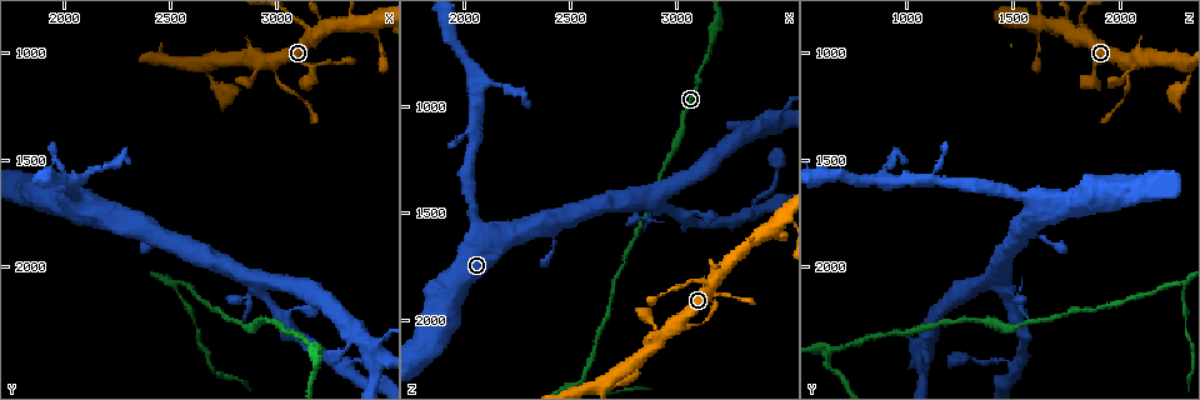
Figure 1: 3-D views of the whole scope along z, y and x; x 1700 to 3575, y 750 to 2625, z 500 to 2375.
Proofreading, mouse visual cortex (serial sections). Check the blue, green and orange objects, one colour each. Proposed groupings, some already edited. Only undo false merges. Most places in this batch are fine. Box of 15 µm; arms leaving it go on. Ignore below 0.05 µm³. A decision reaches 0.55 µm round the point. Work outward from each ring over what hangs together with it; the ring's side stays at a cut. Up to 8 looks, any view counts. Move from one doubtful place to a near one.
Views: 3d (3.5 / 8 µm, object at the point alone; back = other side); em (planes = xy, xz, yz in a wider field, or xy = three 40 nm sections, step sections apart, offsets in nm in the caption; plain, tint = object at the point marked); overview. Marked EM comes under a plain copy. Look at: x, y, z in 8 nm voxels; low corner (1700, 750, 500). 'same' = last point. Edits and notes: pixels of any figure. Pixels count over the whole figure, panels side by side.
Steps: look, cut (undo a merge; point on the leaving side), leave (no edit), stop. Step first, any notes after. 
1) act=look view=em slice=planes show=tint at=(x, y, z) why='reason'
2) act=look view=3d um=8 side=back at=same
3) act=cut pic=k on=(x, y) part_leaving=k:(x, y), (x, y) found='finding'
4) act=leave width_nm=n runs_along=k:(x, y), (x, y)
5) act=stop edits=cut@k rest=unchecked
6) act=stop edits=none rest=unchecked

act=look view=3d um=3.5 at=(2850, 2150, 1530) why='narrows sharply'

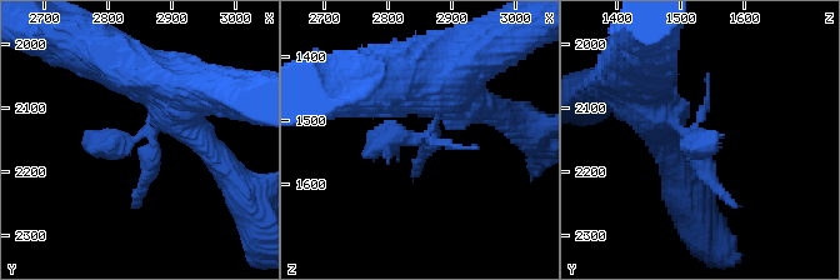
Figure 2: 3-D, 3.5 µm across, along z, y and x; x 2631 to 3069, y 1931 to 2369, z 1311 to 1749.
act=look view=em slice=xy step=1 show=tint at=(2855, 2140, 1520)

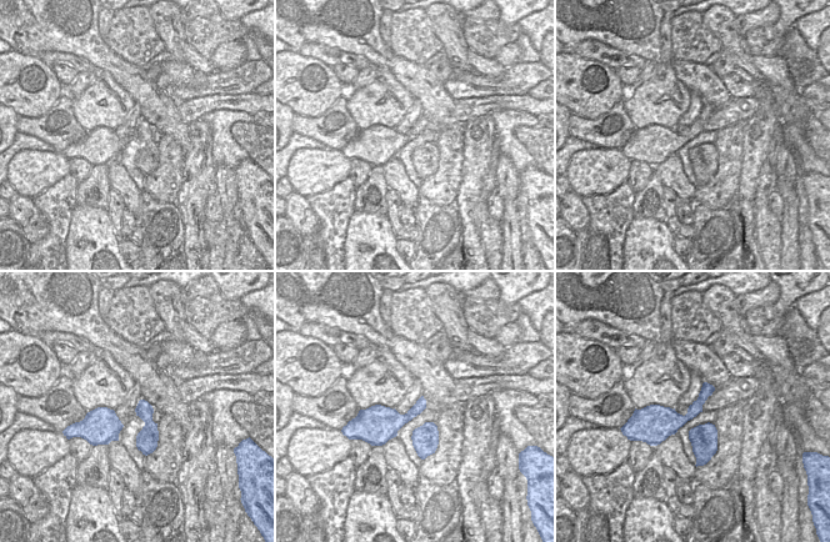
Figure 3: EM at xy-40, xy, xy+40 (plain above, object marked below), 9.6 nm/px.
act=cut pic=2 on=(704, 159) part_leaving=2:(681, 133), (695, 144), (718, 136) found='two cells meet here'

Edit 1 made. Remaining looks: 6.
act=look view=3d um=3.5 side=back at=(2540, 2070, 2290) why='abrupt turn'

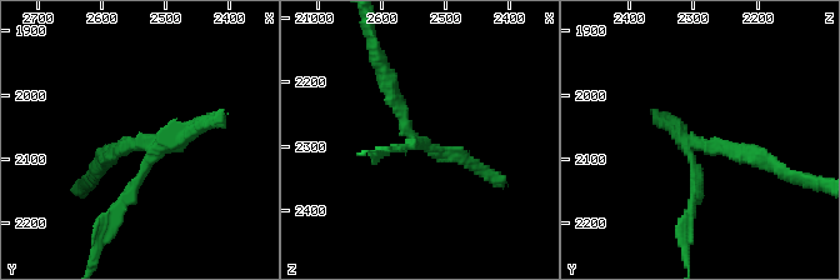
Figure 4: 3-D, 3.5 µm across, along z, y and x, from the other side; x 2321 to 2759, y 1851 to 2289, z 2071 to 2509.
act=look view=em slice=xy step=2 show=tint at=(2535, 2075, 2300)

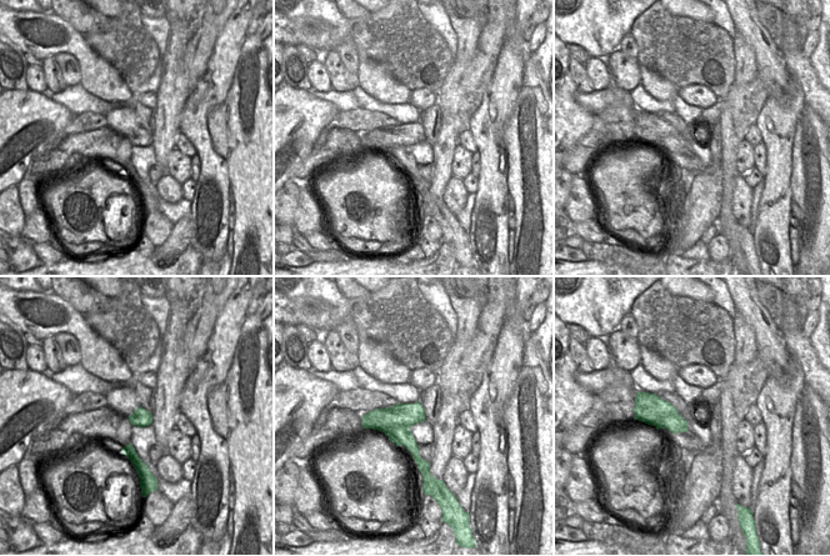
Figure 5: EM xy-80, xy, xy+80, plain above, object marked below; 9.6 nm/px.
act=look view=em slice=xy step=3 show=tint at=same why='another direction'

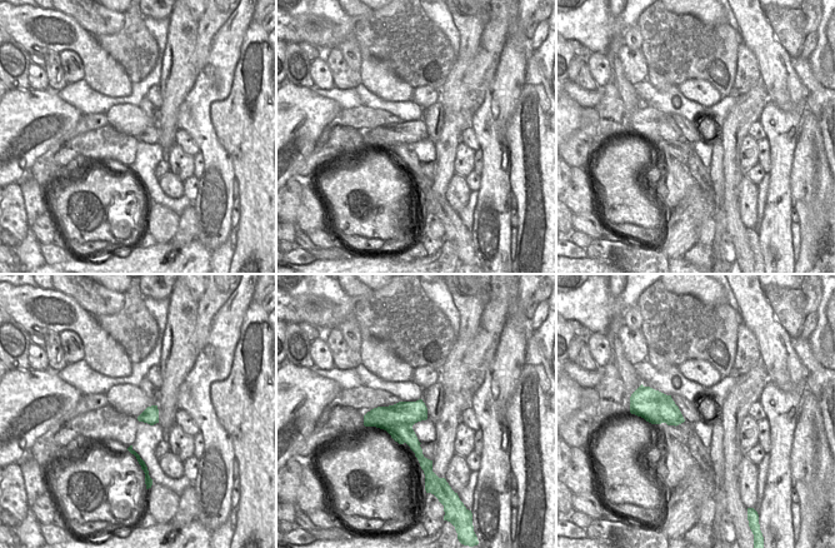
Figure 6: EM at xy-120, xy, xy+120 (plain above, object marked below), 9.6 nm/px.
act=cut pic=4 on=(696, 200) part_leaving=4:(695, 164), (685, 260) found='two cells meet here'

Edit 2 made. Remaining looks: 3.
act=look view=overview

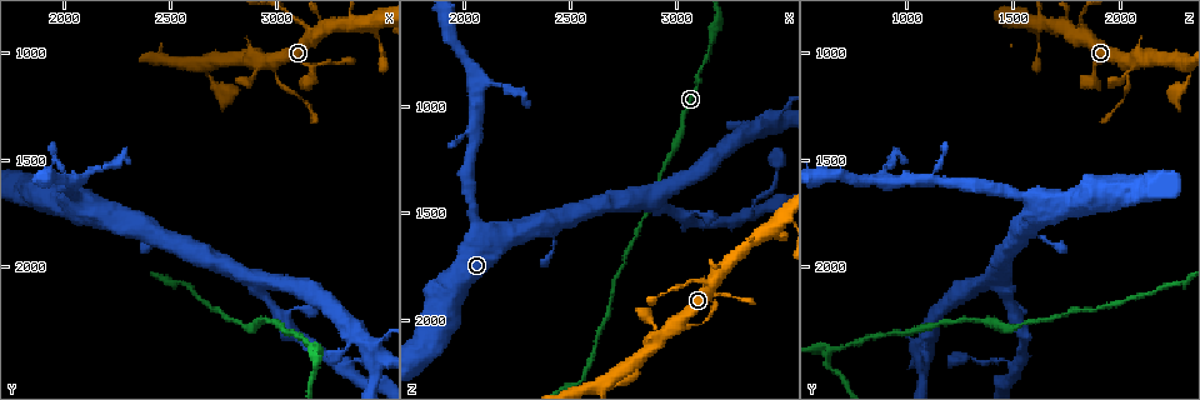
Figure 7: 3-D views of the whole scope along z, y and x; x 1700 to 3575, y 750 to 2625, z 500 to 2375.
act=look view=3d um=3.5 at=(3480, 950, 1630) why='a narrow waist'

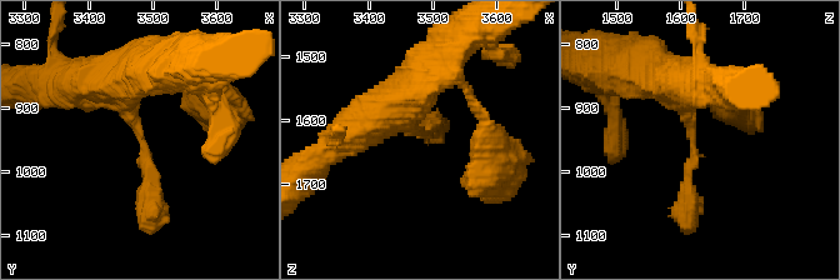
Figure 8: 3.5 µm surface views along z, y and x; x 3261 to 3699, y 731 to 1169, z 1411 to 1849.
act=look view=em slice=xy step=1 show=tint at=(3480, 960, 1620)

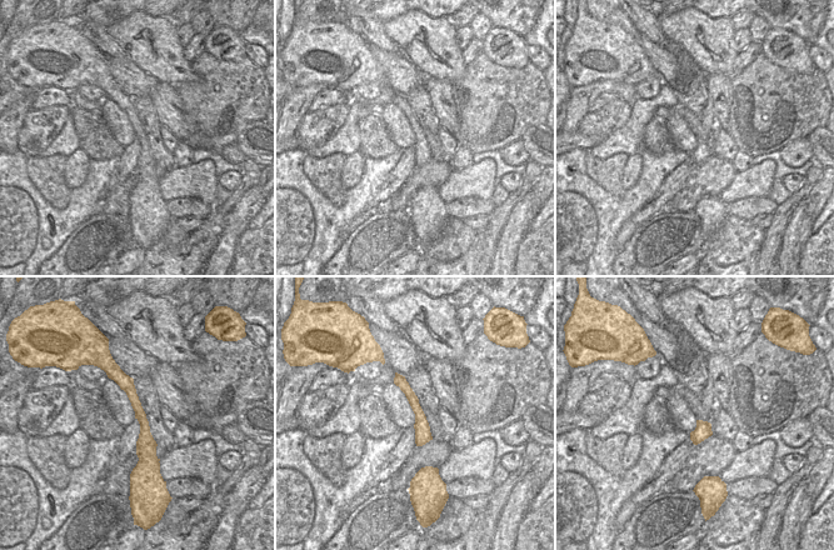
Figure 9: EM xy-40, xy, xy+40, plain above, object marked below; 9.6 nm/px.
act=leave runs_along=9:(113, 368), (144, 423), (143, 470) found='all the same cell'

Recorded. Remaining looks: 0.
act=stop edits=cut@2,cut@4 rest=unchecked

